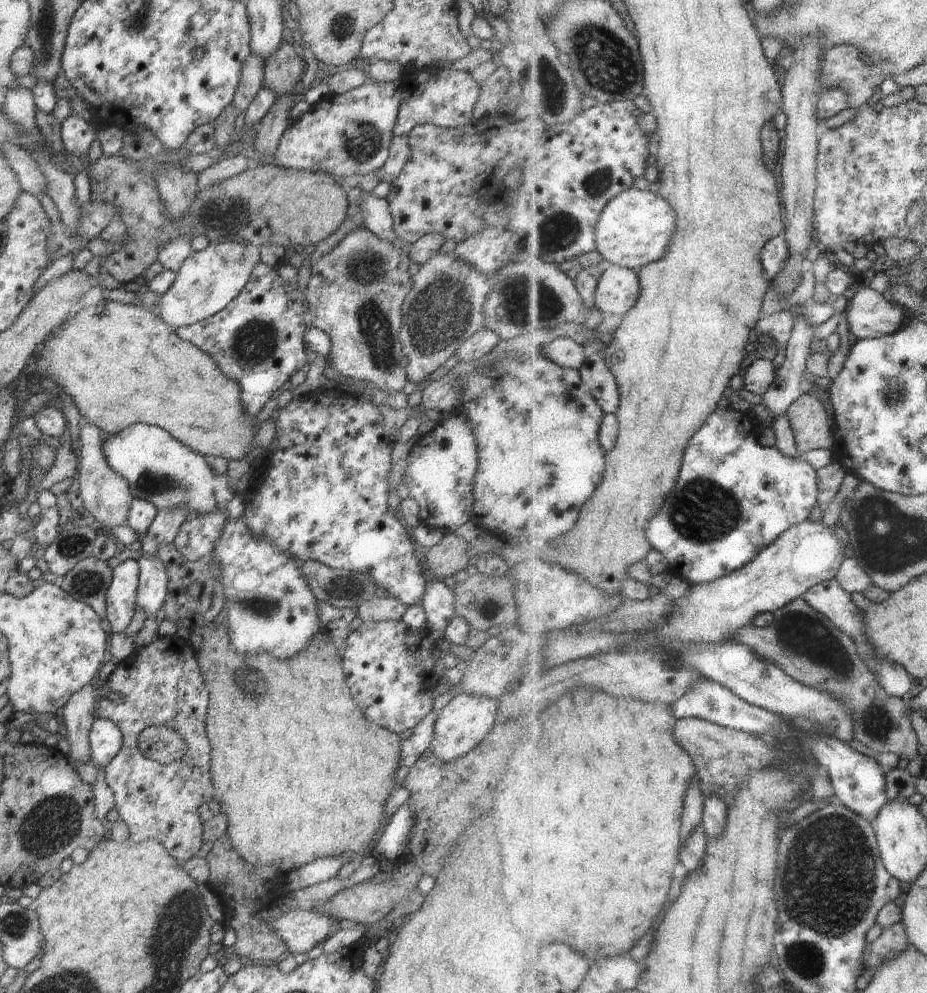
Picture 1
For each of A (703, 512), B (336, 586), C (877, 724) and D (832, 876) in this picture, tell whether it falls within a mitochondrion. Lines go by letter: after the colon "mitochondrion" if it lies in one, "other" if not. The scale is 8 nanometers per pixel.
A: mitochondrion
B: mitochondrion
C: mitochondrion
D: mitochondrion

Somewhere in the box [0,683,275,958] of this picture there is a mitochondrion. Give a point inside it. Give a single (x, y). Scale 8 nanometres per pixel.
(51, 821)

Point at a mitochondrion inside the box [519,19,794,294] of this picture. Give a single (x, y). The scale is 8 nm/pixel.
(549, 88)

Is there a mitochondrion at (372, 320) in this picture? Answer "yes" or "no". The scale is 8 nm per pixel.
yes

